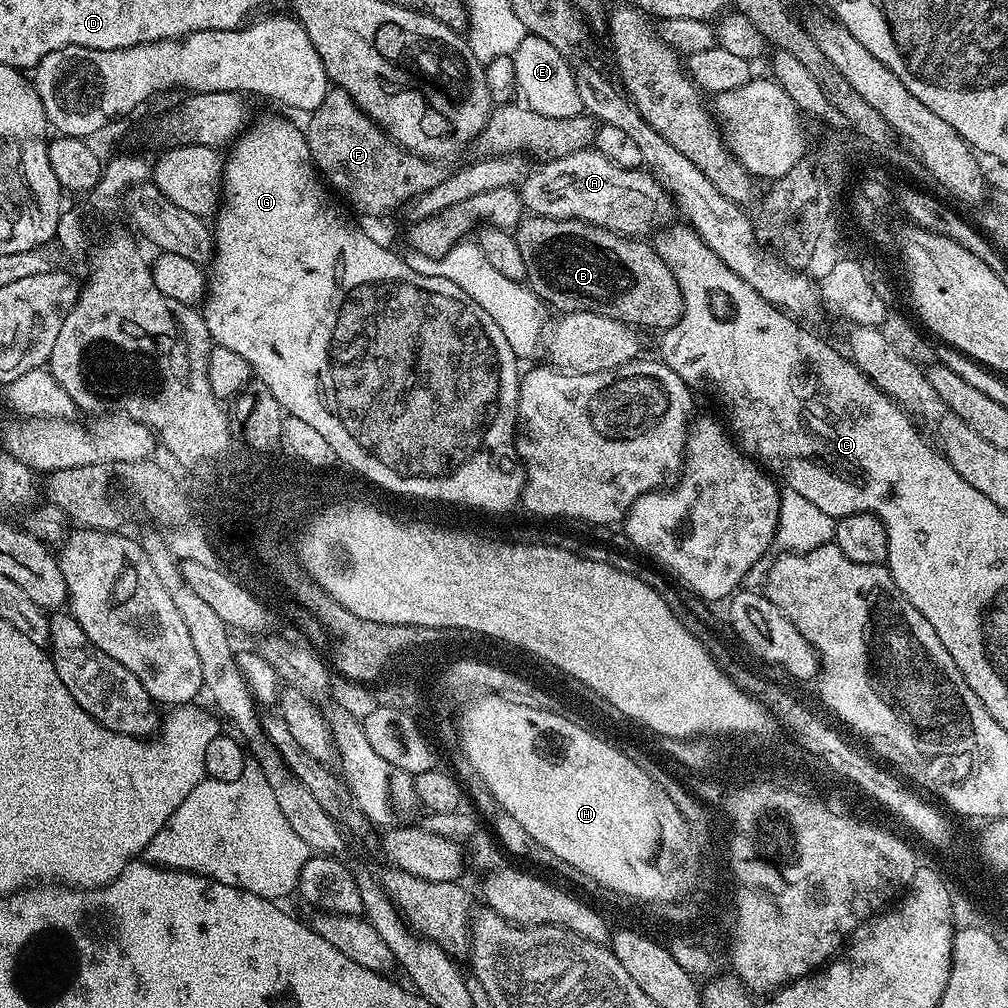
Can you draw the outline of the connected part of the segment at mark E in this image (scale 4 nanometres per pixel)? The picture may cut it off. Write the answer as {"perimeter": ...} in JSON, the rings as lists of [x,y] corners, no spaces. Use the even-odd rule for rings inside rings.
{"perimeter":[[[527,33],[519,43],[512,60],[515,66],[517,89],[523,94],[523,101],[528,108],[542,114],[543,117],[550,118],[573,119],[584,112],[577,90],[577,75],[573,68],[571,70],[565,53],[557,50],[556,46],[551,45],[544,38]]]}

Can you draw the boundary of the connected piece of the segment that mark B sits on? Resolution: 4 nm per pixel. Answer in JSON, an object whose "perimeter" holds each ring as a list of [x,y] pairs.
{"perimeter":[[[533,215],[516,225],[514,237],[522,254],[522,262],[526,262],[526,280],[531,291],[535,292],[545,305],[553,304],[554,307],[560,308],[561,313],[593,312],[620,320],[623,324],[657,330],[672,328],[683,317],[682,290],[670,266],[666,266],[655,247],[643,239],[619,236],[581,220],[555,220]]]}

